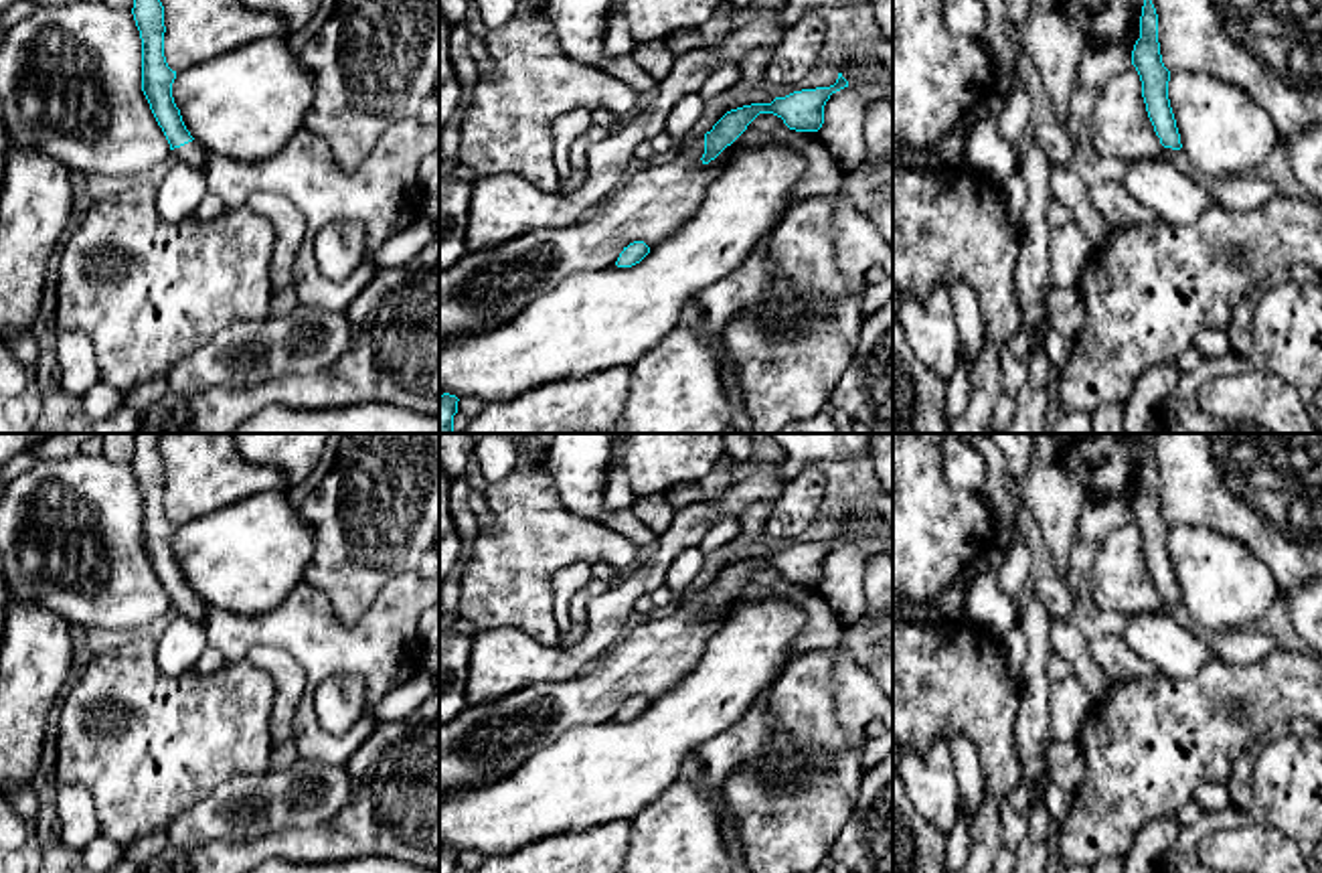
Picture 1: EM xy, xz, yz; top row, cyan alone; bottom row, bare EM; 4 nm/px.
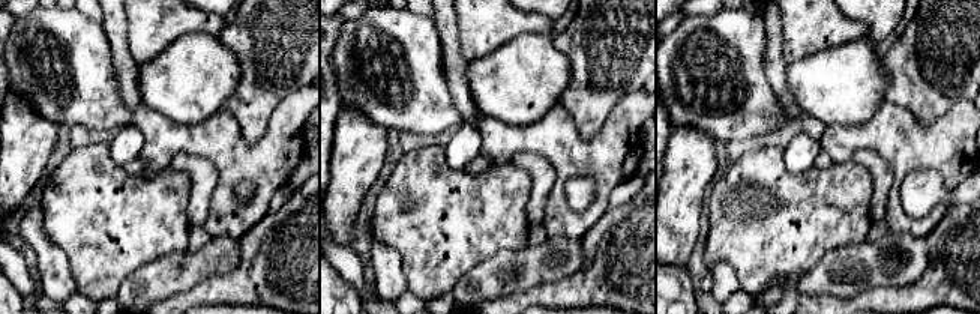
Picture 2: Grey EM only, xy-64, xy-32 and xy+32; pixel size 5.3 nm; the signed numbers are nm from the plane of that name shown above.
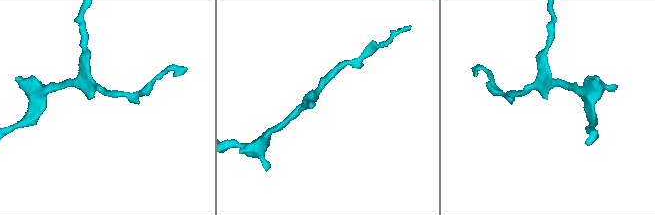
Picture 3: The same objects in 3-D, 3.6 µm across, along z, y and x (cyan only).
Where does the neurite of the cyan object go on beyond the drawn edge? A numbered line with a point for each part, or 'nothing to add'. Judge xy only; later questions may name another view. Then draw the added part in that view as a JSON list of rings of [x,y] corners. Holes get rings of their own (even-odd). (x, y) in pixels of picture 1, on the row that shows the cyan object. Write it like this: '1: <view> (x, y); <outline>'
1: xy (193, 152); [[[194,140],[180,148],[174,148],[172,154],[176,154],[178,160],[186,162],[188,166],[192,166],[200,172],[204,172],[204,168],[206,168],[209,152]]]

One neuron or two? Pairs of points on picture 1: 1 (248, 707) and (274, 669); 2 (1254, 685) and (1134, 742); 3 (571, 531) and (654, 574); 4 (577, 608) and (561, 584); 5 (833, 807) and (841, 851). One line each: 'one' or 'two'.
1: two
2: one
3: two
4: two
5: two

